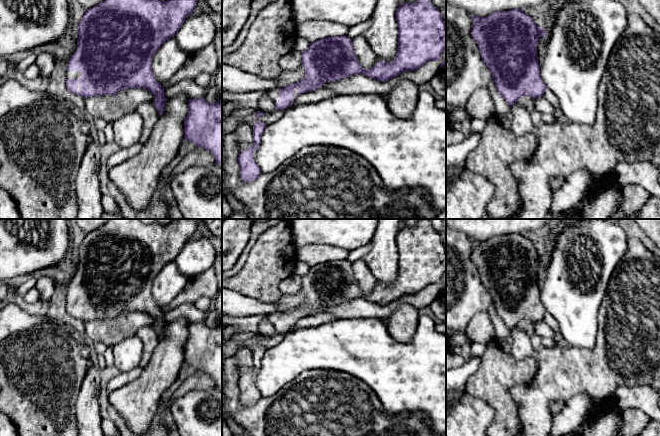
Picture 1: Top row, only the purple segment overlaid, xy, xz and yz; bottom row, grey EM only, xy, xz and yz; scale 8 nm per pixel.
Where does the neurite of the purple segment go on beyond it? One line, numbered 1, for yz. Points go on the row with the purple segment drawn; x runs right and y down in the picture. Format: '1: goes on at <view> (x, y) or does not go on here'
1: does not go on here

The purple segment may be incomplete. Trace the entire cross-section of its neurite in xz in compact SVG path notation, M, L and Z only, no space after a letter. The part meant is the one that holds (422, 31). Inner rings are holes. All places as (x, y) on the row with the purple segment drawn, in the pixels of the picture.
M417 0L415 3L402 2L396 11L398 27L398 51L394 60L379 60L374 67L365 70L359 63L352 40L346 35L326 37L311 42L308 49L301 53L305 77L302 81L285 88L270 89L266 93L275 104L275 111L290 107L303 93L315 91L328 81L338 81L354 75L365 75L380 82L409 71L415 71L429 61L439 60L446 48L446 22L439 9L431 0Z

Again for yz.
M520 9L471 17L474 23L471 36L478 44L480 56L490 69L496 89L505 102L513 106L522 96L543 97L547 87L540 76L537 44L541 37L545 38L545 29L538 27L532 17Z

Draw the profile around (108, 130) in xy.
M108 123L108 125L103 130L105 134L105 140L107 143L114 142L114 135L113 135L113 125L112 123Z

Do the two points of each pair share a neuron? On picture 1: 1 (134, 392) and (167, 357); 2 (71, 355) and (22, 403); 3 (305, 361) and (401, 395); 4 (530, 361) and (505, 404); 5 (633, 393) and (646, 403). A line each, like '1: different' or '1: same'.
1: same
2: same
3: same
4: same
5: same

